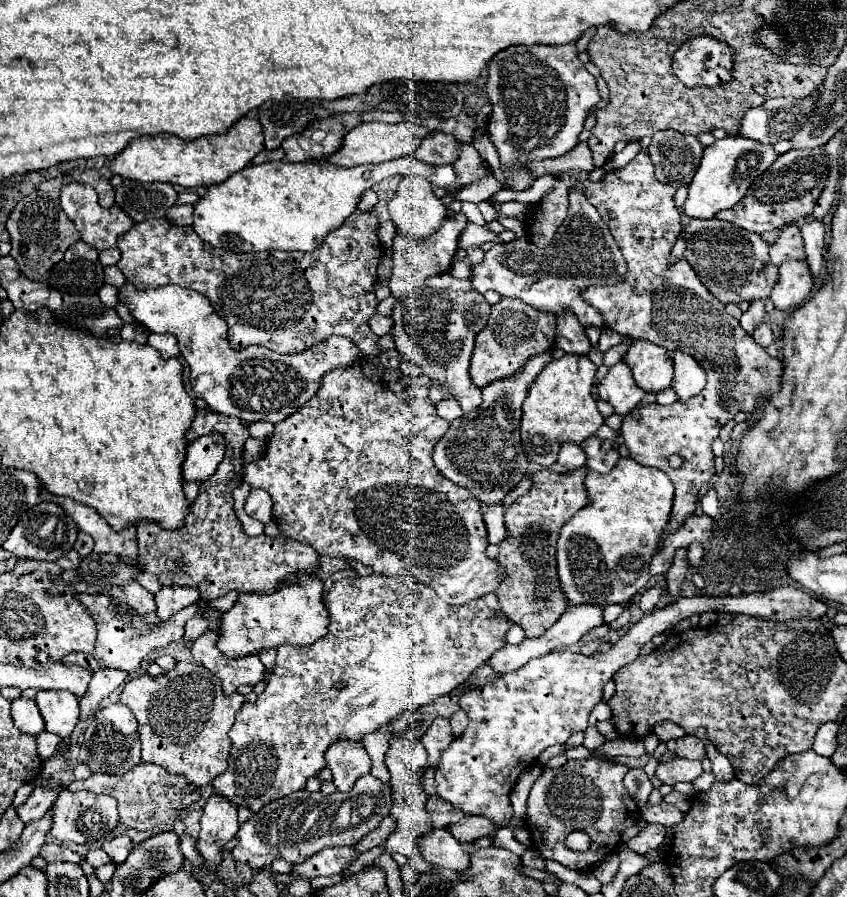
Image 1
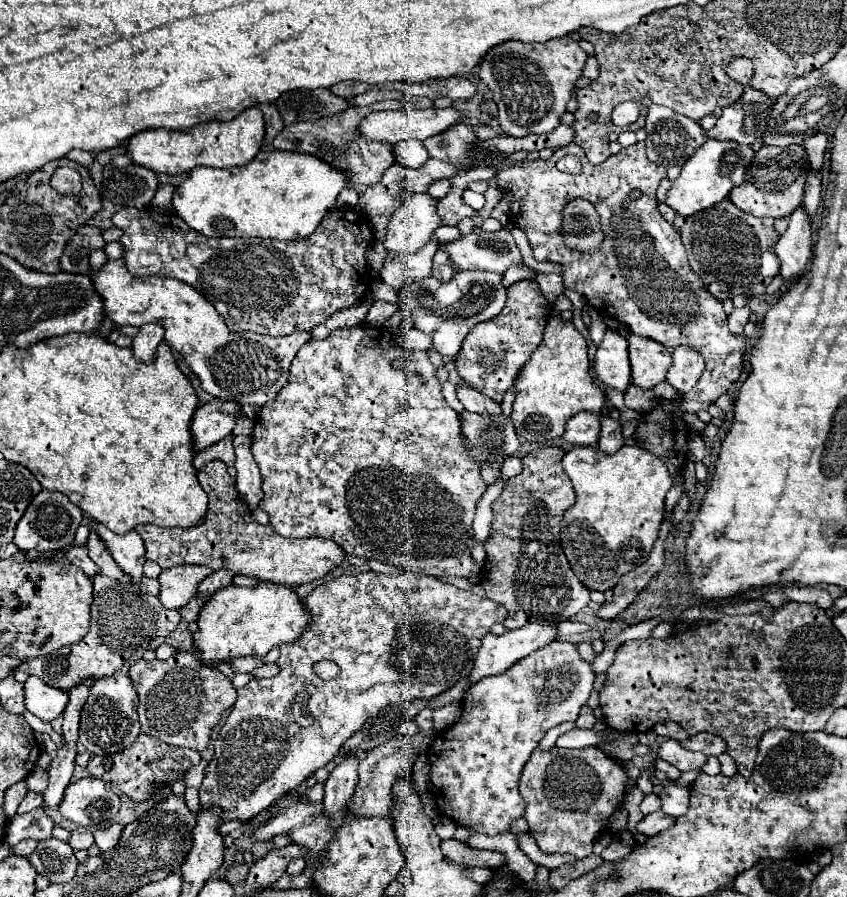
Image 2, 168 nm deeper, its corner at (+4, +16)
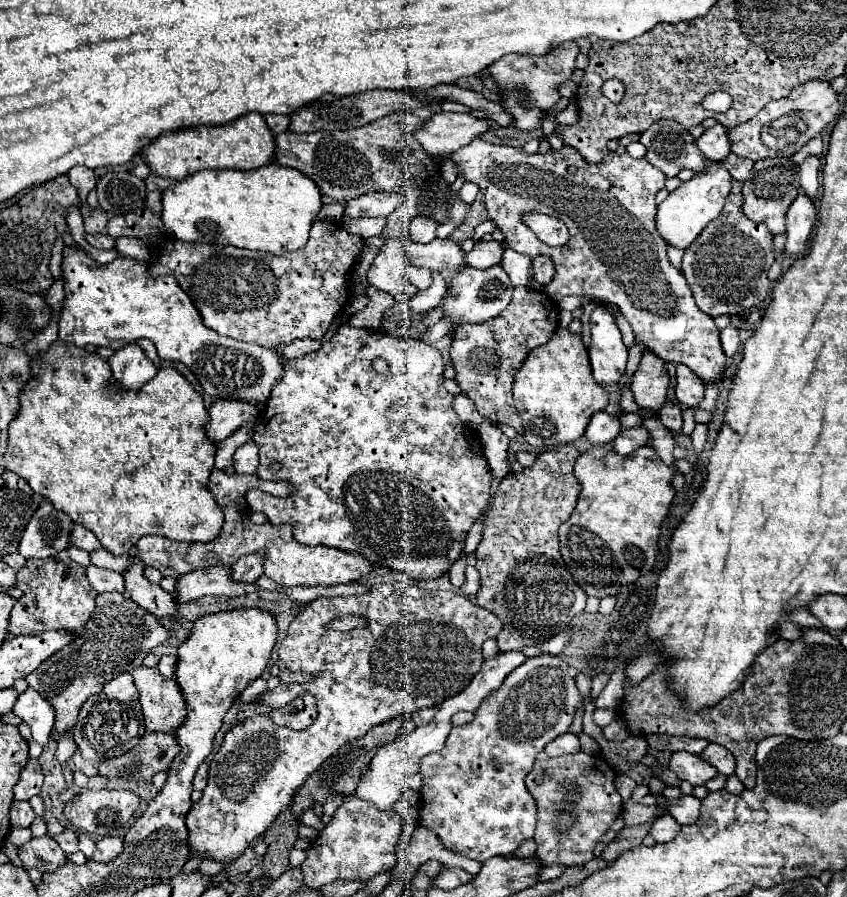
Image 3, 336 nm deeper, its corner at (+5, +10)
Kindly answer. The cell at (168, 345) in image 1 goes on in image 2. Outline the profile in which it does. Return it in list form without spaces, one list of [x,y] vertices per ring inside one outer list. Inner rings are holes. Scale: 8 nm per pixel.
[[[143,324],[139,328],[139,334],[133,338],[133,354],[139,360],[151,360],[155,356],[155,348],[159,346],[159,342],[163,340],[165,330],[161,328],[161,324]]]

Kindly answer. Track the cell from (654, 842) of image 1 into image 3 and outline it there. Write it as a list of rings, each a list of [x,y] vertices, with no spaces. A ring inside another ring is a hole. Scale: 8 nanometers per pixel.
[[[670,814],[656,818],[652,824],[652,830],[650,830],[650,834],[656,842],[670,842],[678,832],[680,832],[680,824]]]

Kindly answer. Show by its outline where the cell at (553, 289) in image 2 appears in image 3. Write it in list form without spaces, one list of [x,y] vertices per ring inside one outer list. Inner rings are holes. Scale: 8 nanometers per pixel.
[[[536,256],[532,260],[532,268],[534,268],[534,278],[538,284],[542,284],[542,286],[550,284],[550,280],[554,276],[554,262],[548,256]]]

